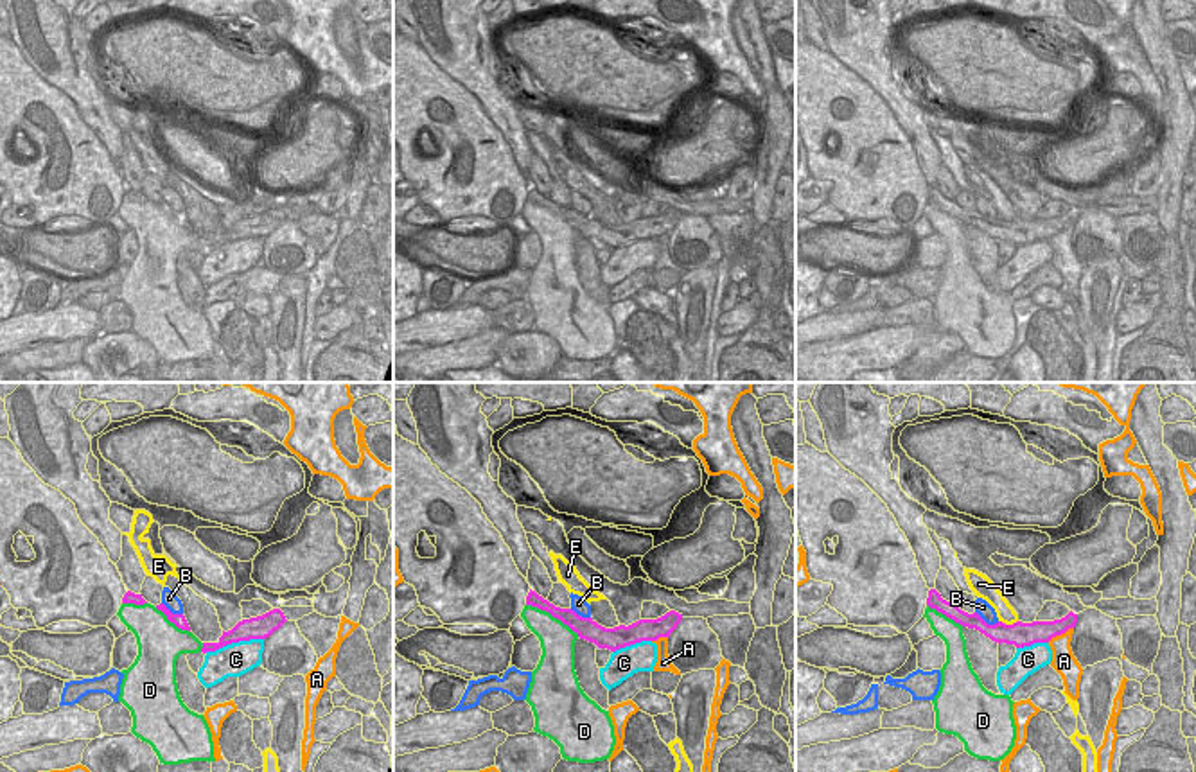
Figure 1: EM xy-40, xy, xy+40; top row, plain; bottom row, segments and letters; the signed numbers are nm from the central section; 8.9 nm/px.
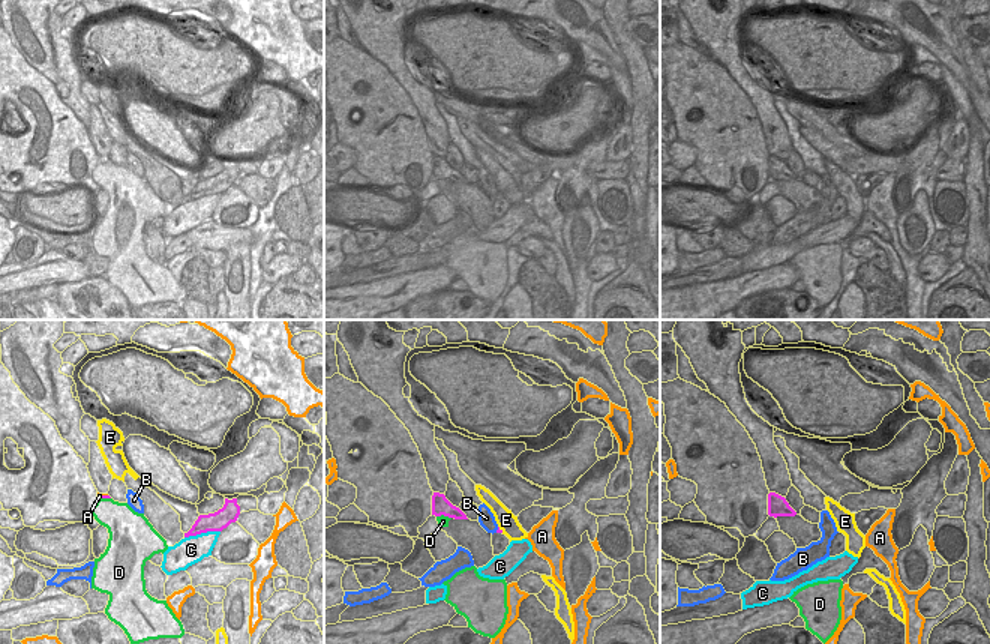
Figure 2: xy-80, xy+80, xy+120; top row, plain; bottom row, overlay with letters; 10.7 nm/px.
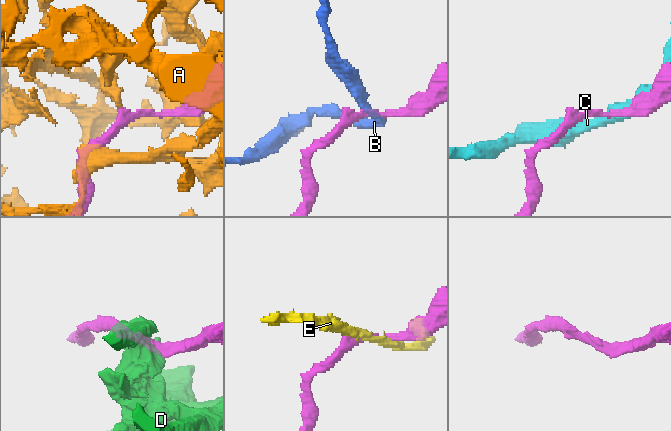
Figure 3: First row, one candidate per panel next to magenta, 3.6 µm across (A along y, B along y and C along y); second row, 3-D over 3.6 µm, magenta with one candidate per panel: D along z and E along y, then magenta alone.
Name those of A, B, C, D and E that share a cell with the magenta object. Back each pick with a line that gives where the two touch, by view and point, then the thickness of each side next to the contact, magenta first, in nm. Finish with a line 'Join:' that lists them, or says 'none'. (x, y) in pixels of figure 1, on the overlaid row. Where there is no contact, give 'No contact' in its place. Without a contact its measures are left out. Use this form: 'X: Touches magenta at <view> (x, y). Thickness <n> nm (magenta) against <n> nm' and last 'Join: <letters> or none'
Join: none.

